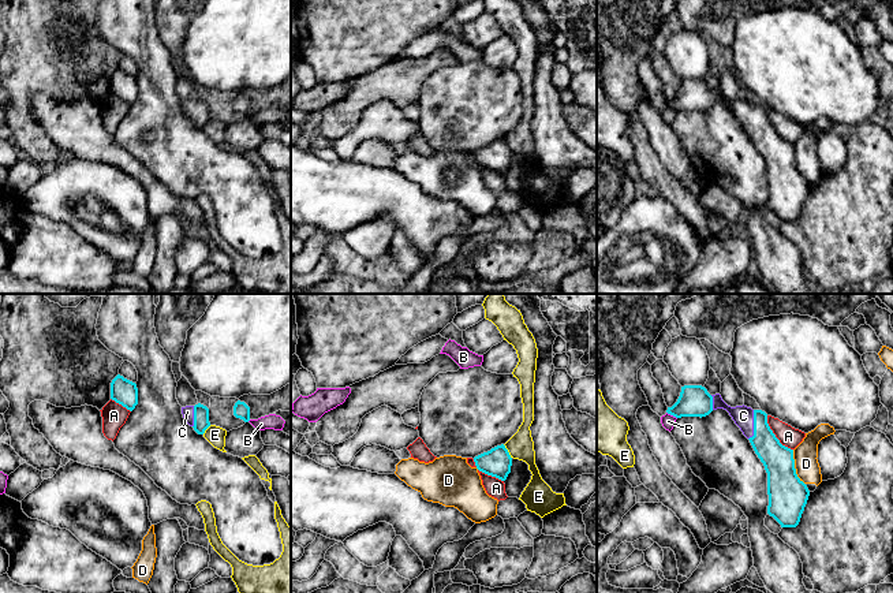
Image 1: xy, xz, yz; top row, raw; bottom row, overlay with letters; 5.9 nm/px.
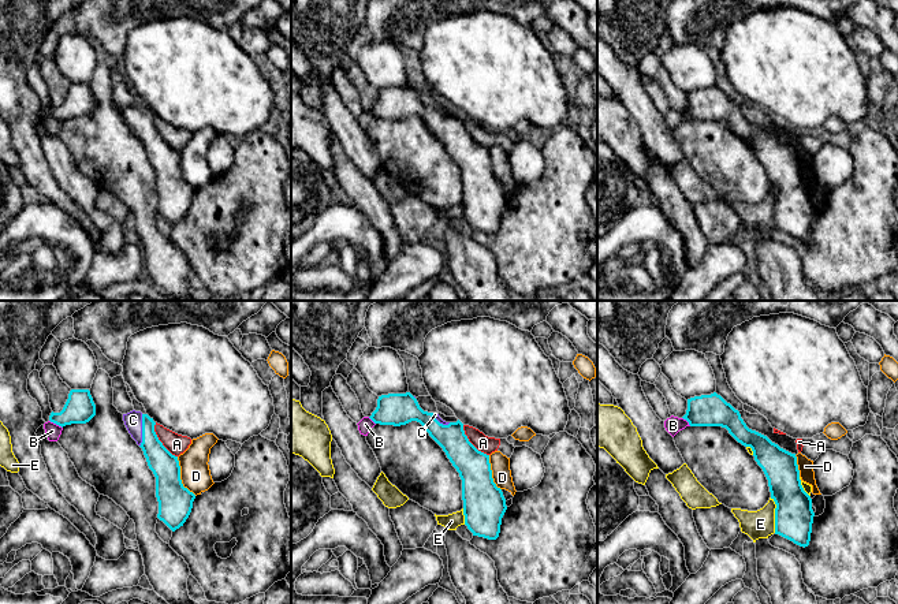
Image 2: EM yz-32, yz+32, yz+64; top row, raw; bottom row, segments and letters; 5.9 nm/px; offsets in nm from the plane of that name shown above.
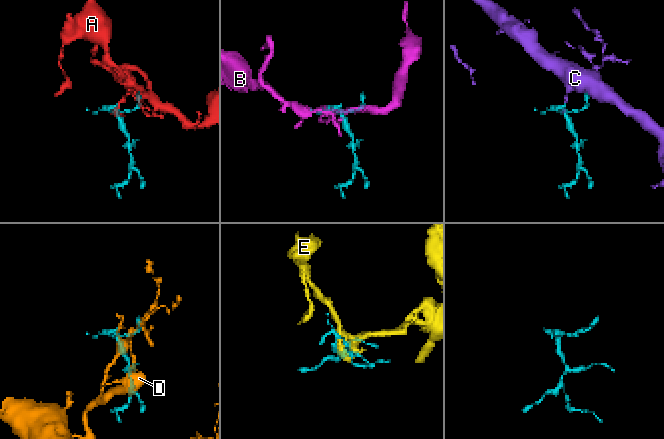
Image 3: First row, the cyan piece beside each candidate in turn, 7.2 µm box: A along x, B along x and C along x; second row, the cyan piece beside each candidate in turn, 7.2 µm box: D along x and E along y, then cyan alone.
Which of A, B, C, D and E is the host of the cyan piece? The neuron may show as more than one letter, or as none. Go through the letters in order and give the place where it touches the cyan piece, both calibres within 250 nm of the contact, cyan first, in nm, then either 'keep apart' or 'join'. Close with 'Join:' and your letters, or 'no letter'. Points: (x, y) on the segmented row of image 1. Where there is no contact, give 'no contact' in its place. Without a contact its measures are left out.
A: yz (774, 435) | 180/120 nm | keep apart
B: yz (672, 414) | 190/80 nm | keep apart
C: yz (754, 425) | 180/120 nm | join
D: yz (794, 467) | 220/140 nm | keep apart
E: xz (507, 451) | 170/160 nm | keep apart
Join: C

